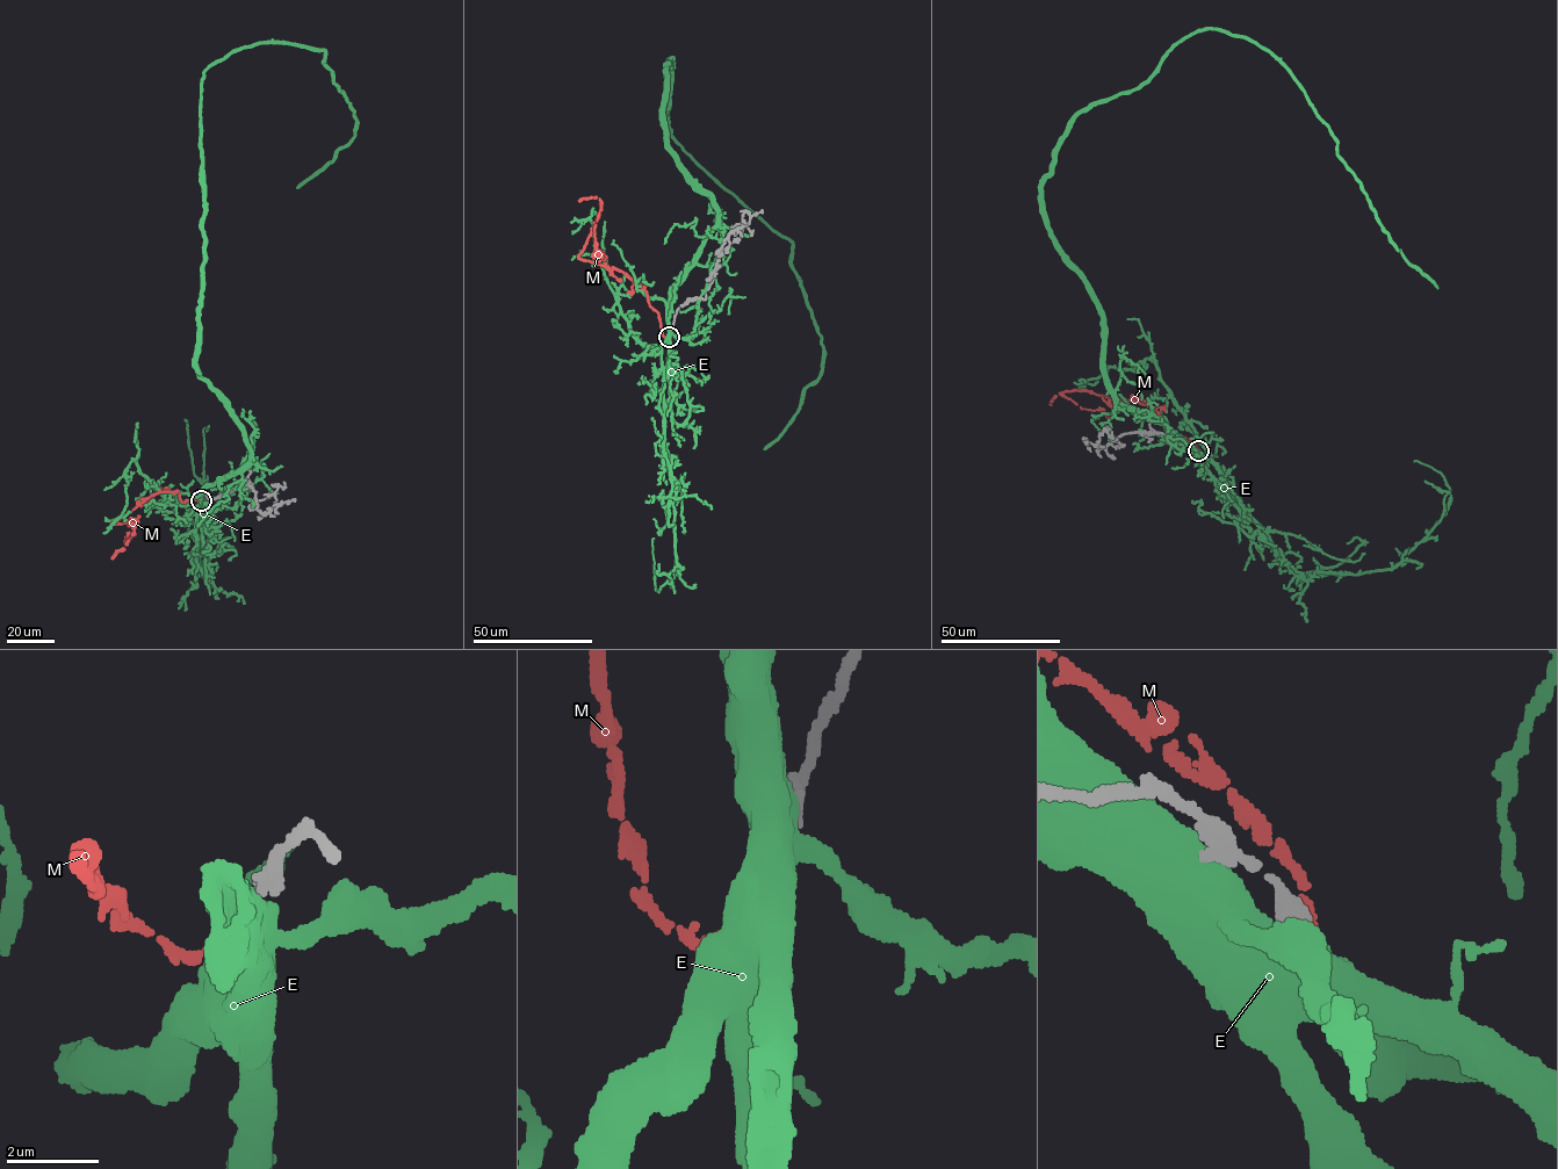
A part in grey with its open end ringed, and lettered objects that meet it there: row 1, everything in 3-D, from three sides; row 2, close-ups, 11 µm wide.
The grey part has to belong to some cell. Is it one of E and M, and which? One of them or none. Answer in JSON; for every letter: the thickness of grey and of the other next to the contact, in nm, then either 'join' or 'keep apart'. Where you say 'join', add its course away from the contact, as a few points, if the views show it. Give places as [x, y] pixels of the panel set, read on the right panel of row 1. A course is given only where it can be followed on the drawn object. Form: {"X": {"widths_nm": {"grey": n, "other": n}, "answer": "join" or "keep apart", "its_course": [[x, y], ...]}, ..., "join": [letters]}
{"E": {"widths_nm": {"grey": 550, "other": 800}, "answer": "keep apart"}, "M": {"widths_nm": {"grey": 550, "other": 240}, "answer": "join", "its_course": [[1197, 450], [1185, 438], [1170, 433], [1159, 412], [1140, 398], [1064, 392], [1082, 408], [1108, 413], [1108, 419]]}, "join": ["M"]}

